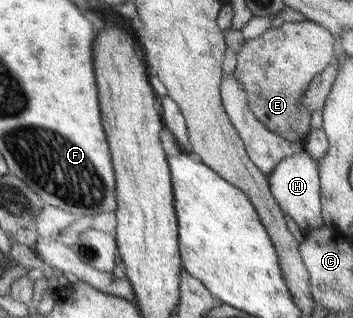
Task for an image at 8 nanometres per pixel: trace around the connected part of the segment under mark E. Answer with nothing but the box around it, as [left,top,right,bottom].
[232,21,337,142]

